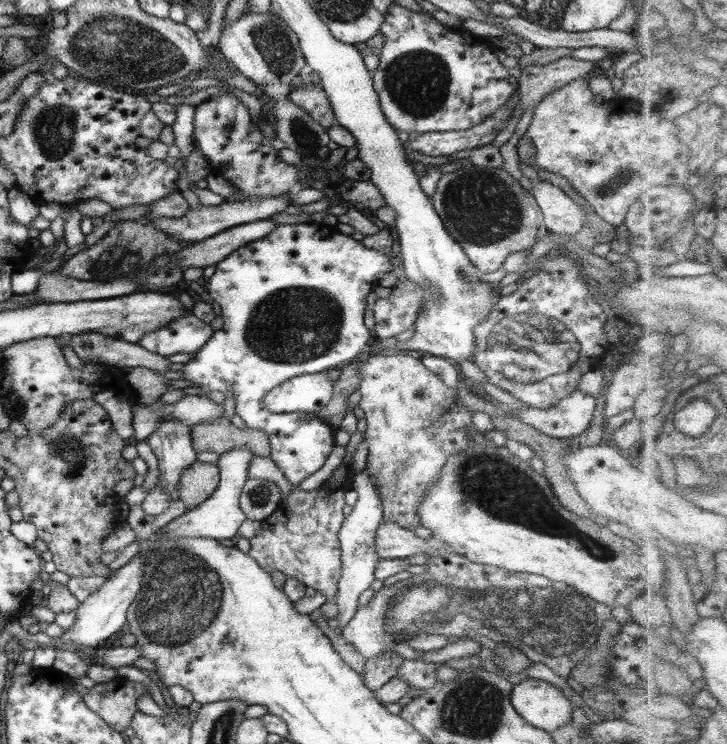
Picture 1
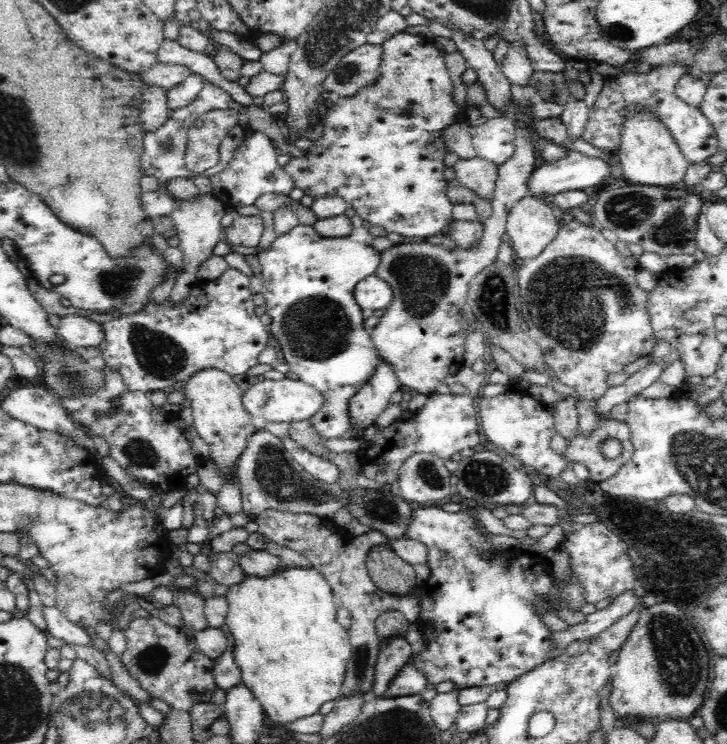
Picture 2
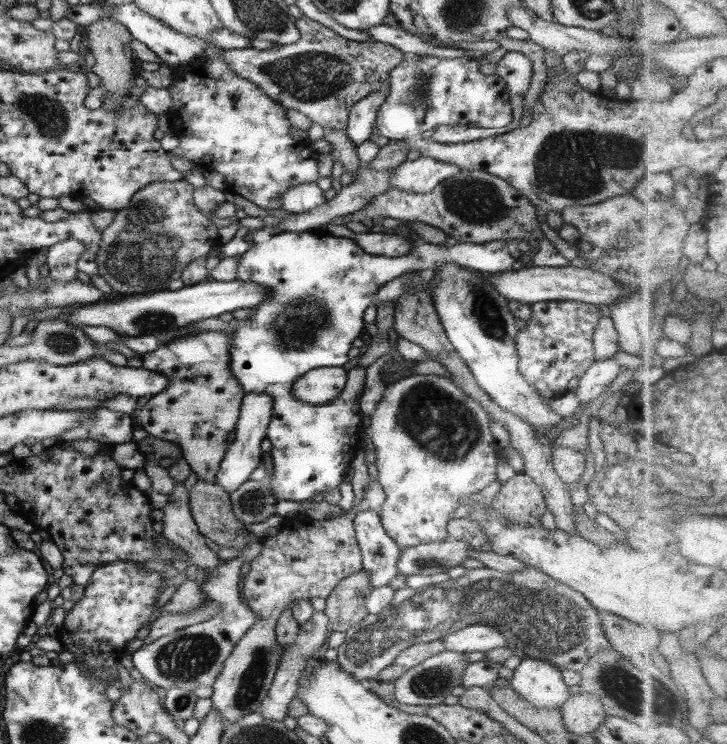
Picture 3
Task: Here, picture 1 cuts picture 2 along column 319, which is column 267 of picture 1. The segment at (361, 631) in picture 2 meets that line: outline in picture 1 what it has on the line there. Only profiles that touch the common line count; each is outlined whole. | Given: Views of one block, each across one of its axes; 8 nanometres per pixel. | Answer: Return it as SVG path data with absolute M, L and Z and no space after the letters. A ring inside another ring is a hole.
M333 476L312 491L304 491L298 485L292 485L288 497L281 499L279 507L262 521L260 533L249 540L251 548L248 555L254 557L268 573L280 570L306 587L324 593L326 602L336 602L338 579L342 575L337 535L346 518L342 508L348 488L352 488L350 482L335 482Z

